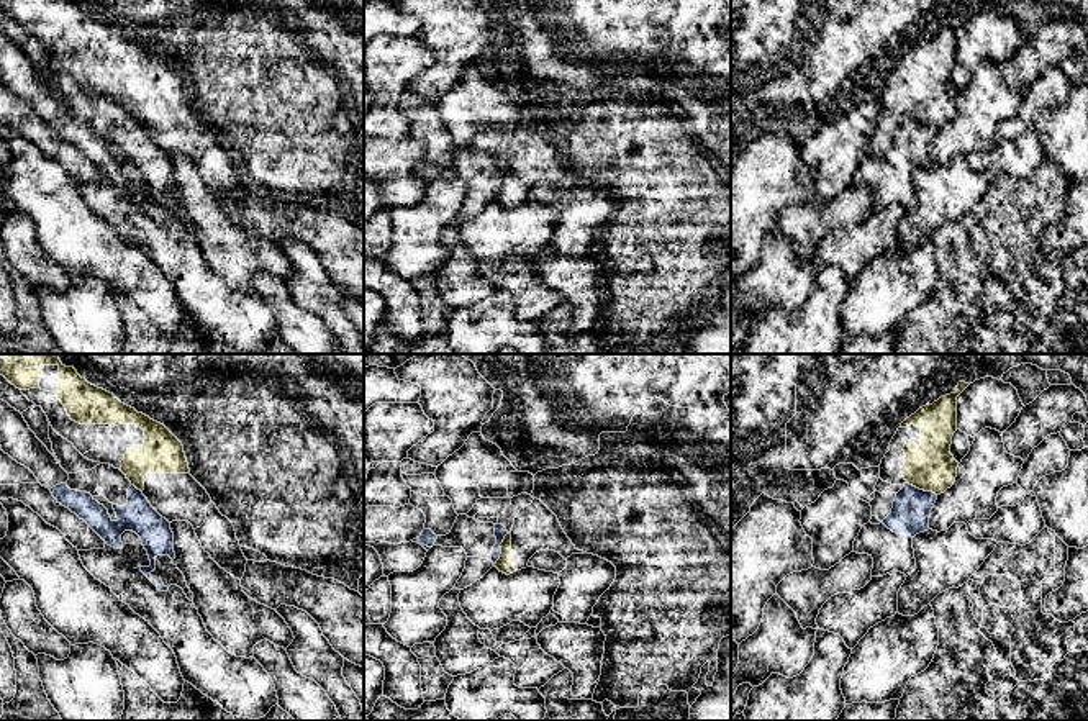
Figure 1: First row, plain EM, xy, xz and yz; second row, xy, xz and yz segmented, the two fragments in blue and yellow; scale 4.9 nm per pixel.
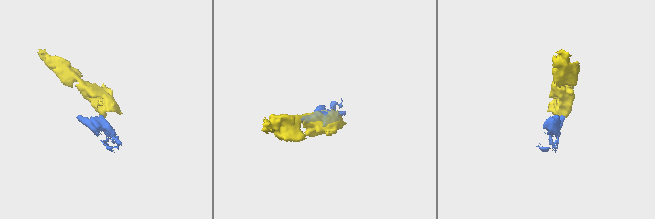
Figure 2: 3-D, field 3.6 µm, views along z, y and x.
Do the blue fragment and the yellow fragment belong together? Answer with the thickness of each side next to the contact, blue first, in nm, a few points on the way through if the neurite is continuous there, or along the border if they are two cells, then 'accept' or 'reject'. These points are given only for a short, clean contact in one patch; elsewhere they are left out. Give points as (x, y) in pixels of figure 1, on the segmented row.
60/80 nm | along xz (508, 533), (500, 544), (500, 557), (495, 564) | reject

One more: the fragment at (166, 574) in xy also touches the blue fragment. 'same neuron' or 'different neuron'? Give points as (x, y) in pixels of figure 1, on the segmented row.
same neuron

